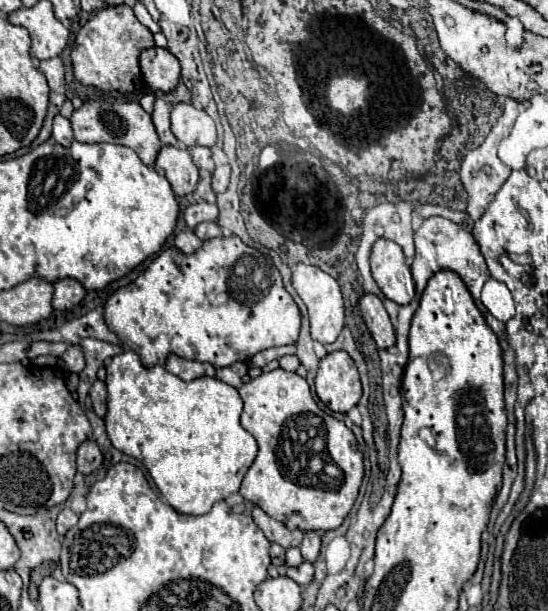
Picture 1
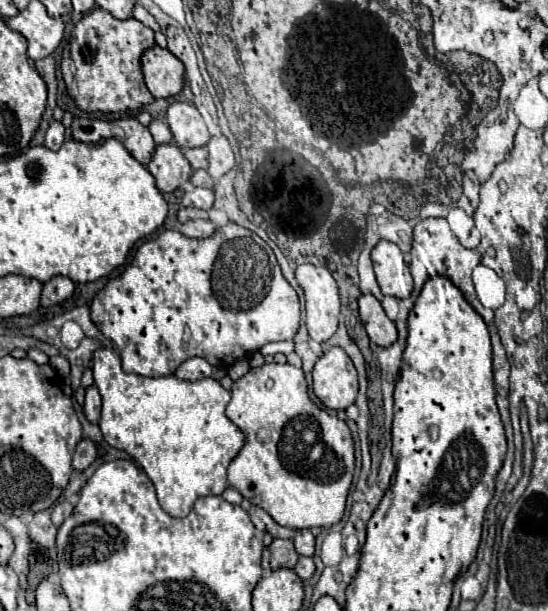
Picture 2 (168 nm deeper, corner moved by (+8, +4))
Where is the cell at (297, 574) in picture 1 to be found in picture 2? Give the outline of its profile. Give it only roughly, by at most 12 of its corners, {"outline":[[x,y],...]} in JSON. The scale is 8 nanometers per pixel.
{"outline":[[298,558],[294,572],[308,580],[314,574],[312,558]]}

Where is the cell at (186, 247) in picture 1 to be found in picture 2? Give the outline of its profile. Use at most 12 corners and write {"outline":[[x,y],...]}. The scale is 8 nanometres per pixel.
{"outline":[[190,220],[178,228],[186,238],[208,238],[210,220]]}

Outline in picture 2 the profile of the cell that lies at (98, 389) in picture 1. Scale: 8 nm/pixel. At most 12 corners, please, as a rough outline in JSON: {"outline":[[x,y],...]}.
{"outline":[[86,388],[84,414],[90,422],[100,420],[100,394]]}

